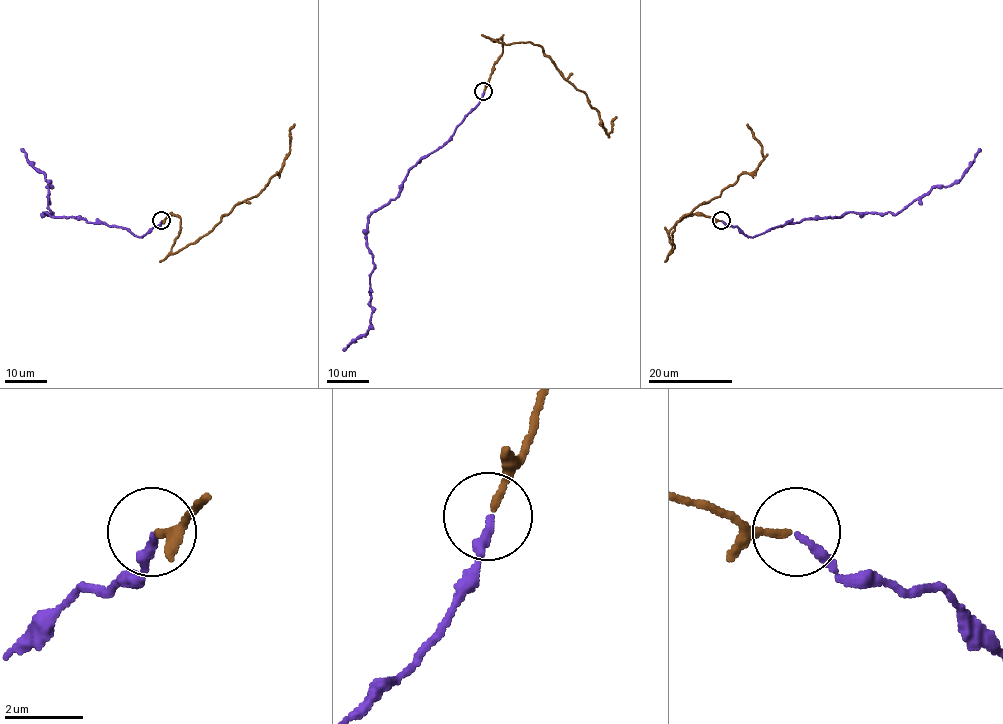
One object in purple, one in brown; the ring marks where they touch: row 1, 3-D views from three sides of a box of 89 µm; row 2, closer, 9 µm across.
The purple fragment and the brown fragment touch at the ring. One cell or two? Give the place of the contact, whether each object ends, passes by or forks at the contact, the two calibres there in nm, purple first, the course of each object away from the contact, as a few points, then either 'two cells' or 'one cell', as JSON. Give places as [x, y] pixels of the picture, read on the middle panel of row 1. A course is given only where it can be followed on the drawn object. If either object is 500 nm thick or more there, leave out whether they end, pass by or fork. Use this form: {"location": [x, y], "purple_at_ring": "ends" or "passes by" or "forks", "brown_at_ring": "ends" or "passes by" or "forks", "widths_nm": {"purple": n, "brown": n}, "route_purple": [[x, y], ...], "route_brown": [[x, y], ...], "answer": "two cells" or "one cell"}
{"location": [483, 91], "purple_at_ring": "ends", "brown_at_ring": "ends", "widths_nm": {"purple": 220, "brown": 170}, "route_purple": [[484, 91], [447, 141], [409, 170], [396, 197], [369, 216], [366, 247], [374, 267], [370, 328], [343, 350]], "route_brown": [[484, 91], [502, 51], [501, 39], [494, 40], [506, 44], [532, 42], [586, 95], [608, 134], [616, 117]], "answer": "one cell"}

